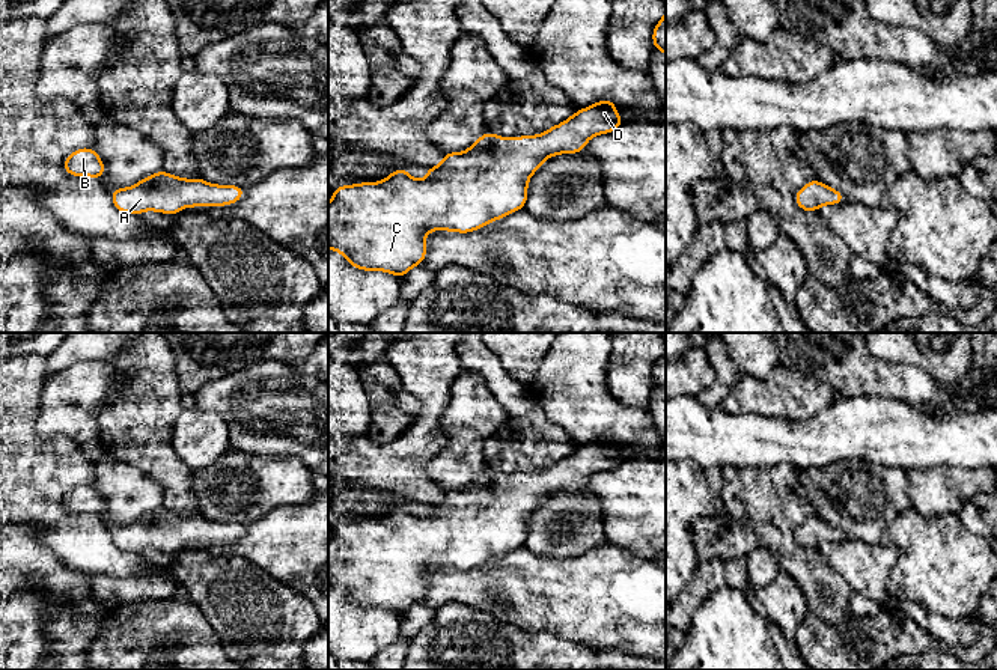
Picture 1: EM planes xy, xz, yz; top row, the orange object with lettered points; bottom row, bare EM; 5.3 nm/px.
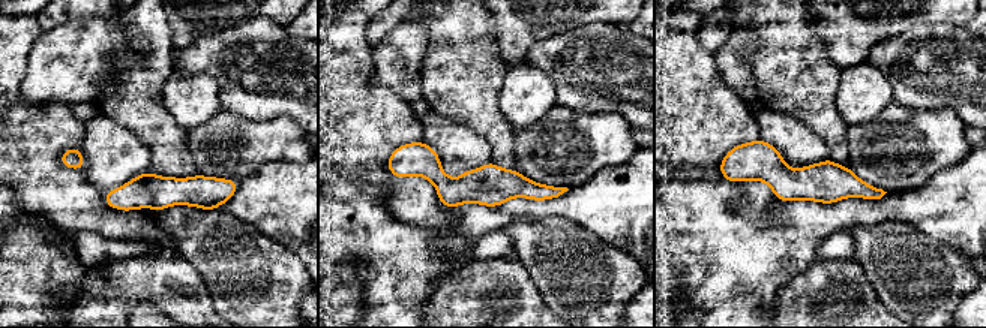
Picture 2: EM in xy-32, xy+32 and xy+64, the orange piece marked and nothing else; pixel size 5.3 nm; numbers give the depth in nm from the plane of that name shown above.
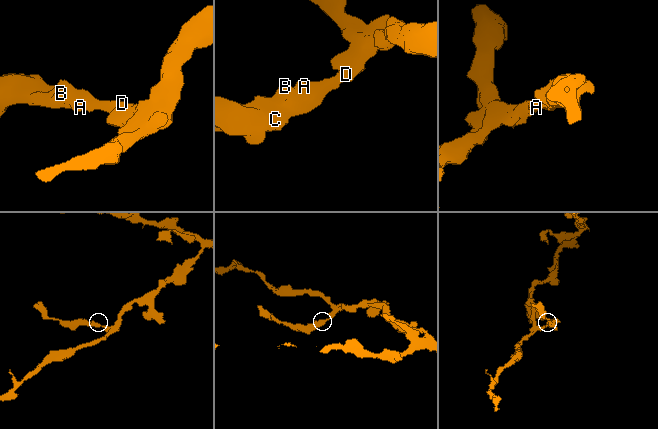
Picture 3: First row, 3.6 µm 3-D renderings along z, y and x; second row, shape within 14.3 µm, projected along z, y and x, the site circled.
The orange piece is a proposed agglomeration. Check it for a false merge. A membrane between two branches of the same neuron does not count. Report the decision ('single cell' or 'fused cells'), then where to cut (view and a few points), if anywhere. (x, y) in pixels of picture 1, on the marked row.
single cell | no cut

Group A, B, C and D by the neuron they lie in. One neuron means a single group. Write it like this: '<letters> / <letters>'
A B C D

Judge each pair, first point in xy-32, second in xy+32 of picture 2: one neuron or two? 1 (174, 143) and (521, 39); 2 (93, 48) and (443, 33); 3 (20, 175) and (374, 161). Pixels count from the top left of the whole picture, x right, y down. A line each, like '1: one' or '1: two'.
1: two
2: two
3: one

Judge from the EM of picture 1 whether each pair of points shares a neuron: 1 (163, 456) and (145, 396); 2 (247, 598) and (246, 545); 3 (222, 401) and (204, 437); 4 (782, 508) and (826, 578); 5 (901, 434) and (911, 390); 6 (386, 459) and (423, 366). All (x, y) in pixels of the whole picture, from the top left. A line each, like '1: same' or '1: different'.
1: same
2: different
3: different
4: same
5: different
6: same

